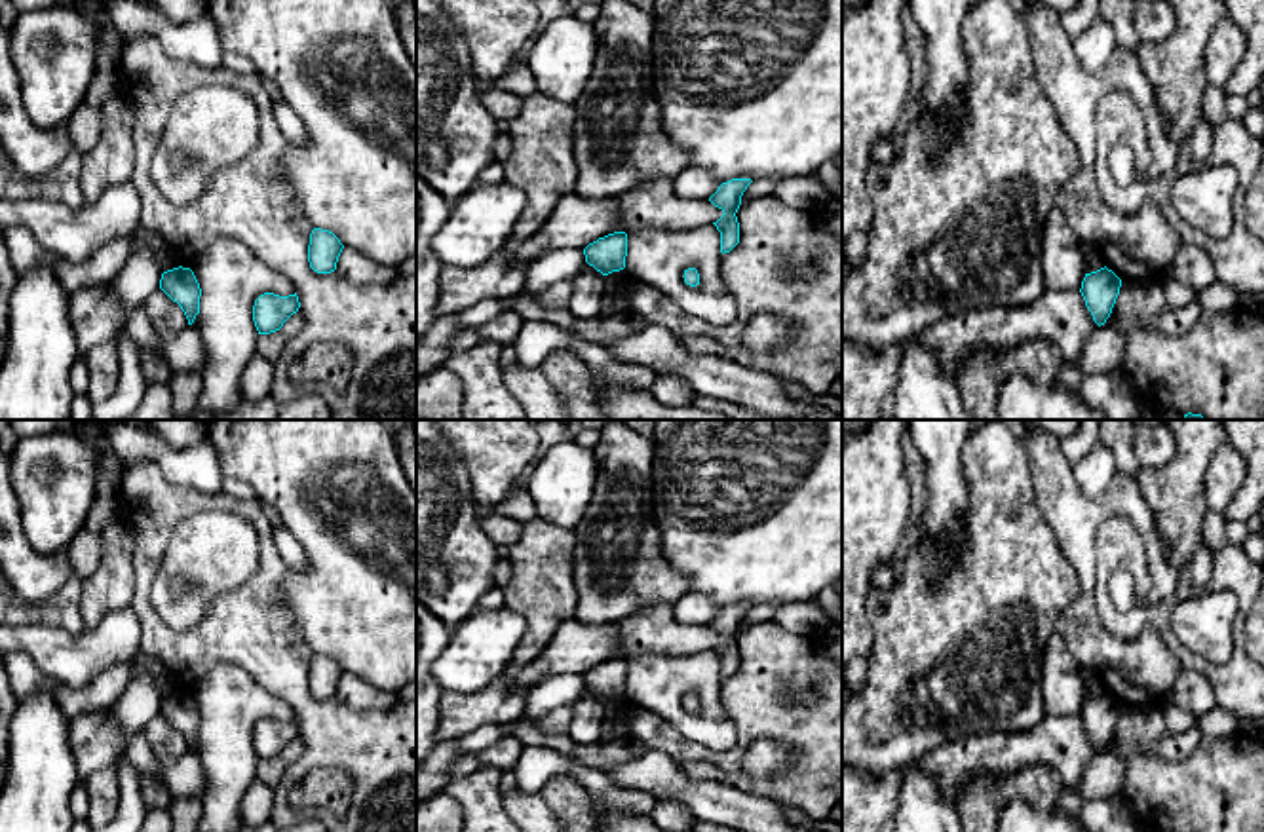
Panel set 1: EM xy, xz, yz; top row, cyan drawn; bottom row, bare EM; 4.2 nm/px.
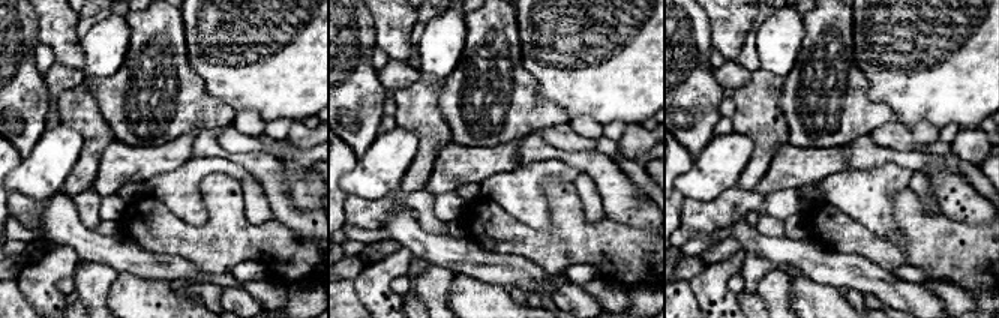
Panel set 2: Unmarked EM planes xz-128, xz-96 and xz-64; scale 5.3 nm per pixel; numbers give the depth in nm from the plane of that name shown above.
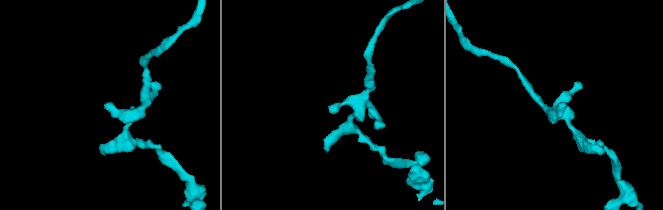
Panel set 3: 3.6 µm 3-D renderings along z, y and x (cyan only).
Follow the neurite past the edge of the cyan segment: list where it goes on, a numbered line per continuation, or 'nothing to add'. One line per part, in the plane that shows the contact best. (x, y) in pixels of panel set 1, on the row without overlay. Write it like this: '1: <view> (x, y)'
nothing to add

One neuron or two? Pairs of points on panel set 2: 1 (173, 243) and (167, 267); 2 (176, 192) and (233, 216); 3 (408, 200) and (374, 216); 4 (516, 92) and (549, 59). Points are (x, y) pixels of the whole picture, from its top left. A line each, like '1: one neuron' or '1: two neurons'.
1: two neurons
2: two neurons
3: one neuron
4: two neurons

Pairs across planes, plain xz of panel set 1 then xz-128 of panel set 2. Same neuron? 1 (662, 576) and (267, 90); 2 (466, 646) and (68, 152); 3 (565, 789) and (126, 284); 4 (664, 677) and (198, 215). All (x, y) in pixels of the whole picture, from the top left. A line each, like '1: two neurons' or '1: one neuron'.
1: two neurons
2: one neuron
3: two neurons
4: one neuron

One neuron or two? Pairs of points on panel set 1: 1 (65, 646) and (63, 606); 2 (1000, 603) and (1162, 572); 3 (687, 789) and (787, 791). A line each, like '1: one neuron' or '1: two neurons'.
1: two neurons
2: two neurons
3: two neurons

